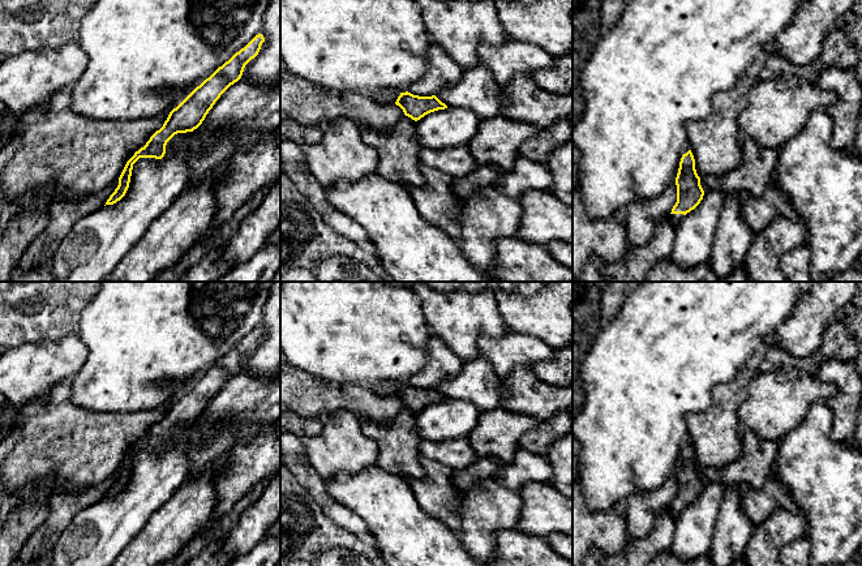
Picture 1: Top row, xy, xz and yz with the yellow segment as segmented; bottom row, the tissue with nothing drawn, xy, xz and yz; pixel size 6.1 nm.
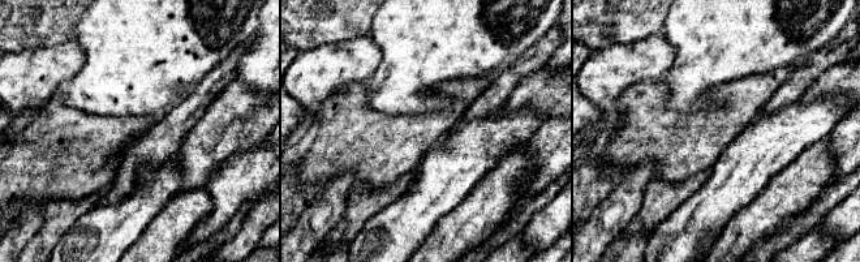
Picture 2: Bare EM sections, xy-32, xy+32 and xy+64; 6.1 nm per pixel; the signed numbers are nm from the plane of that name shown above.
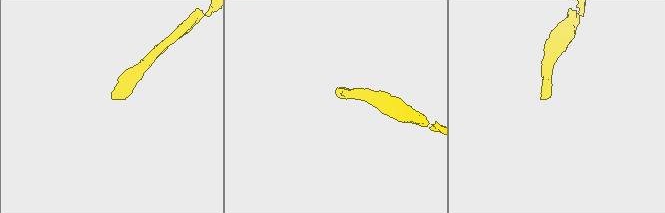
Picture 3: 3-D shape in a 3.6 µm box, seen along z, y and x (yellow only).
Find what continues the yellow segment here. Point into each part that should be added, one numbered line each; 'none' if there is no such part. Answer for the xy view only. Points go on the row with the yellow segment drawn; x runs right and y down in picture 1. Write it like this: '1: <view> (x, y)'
none

